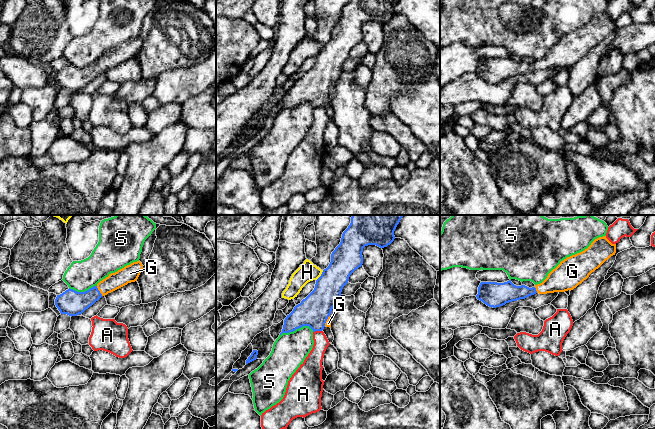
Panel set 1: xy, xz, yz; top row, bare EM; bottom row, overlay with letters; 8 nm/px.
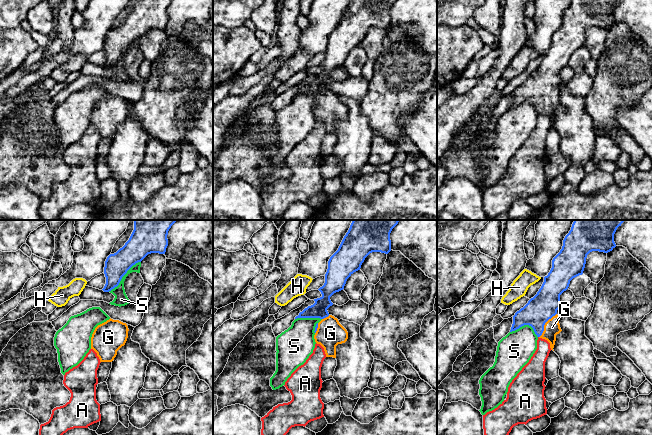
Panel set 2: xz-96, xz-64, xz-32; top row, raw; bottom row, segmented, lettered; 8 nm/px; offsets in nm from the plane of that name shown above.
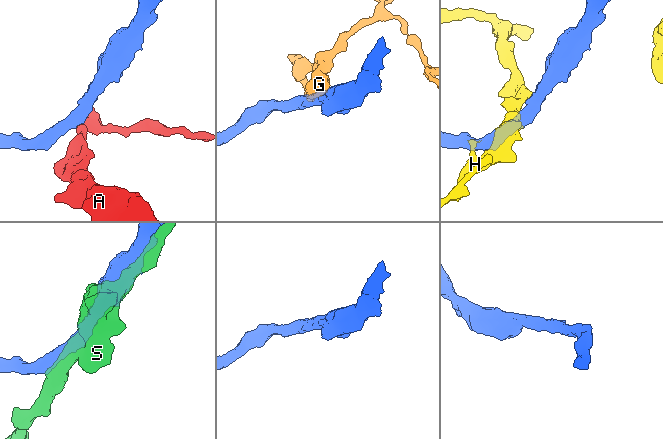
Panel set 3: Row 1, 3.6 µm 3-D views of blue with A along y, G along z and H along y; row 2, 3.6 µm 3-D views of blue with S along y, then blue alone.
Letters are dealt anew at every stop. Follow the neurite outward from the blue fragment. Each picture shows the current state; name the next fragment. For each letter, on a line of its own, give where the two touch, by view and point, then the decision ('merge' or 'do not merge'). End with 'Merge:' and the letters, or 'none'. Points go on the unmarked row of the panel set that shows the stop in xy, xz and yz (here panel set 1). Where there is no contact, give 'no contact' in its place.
A: meets blue in xz at (317, 106); do not merge
G: meets blue in xy at (99, 67); merge
H: meets blue in xz at (321, 51); do not merge
S: meets blue in xz at (296, 104); do not merge
Merge: G

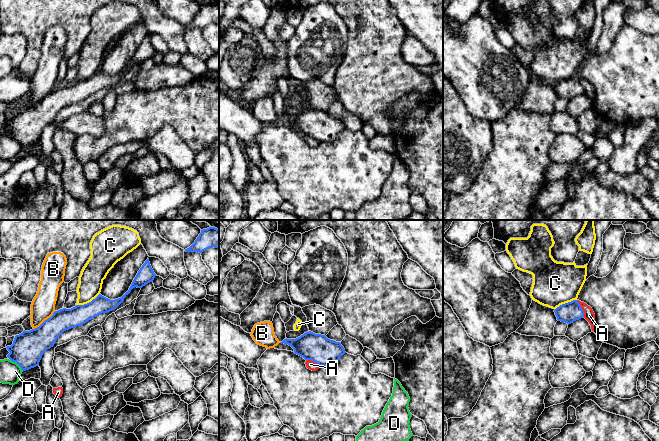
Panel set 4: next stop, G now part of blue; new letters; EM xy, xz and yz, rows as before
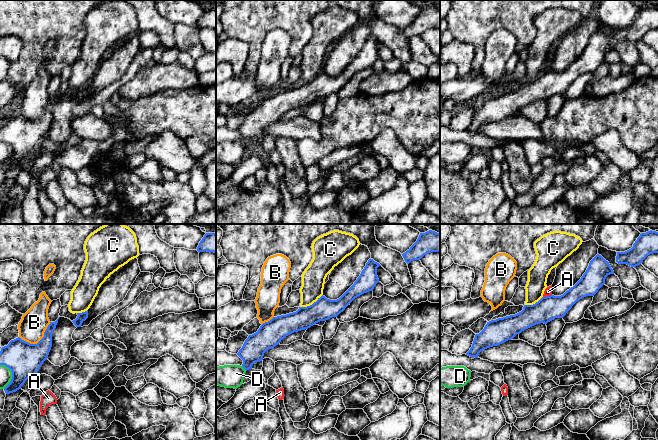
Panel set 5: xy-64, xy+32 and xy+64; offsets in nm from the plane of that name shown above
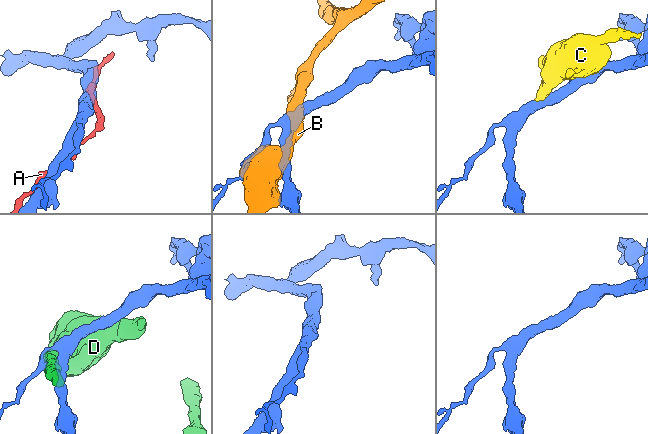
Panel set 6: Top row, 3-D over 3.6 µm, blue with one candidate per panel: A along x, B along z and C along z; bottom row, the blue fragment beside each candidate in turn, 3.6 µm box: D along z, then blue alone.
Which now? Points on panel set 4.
A: meets blue in yz at (581, 84); do not merge
B: meets blue in xy at (45, 96); do not merge
C: meets blue in xy at (87, 79); do not merge
D: meets blue in xy at (17, 139); do not merge
Merge: none

